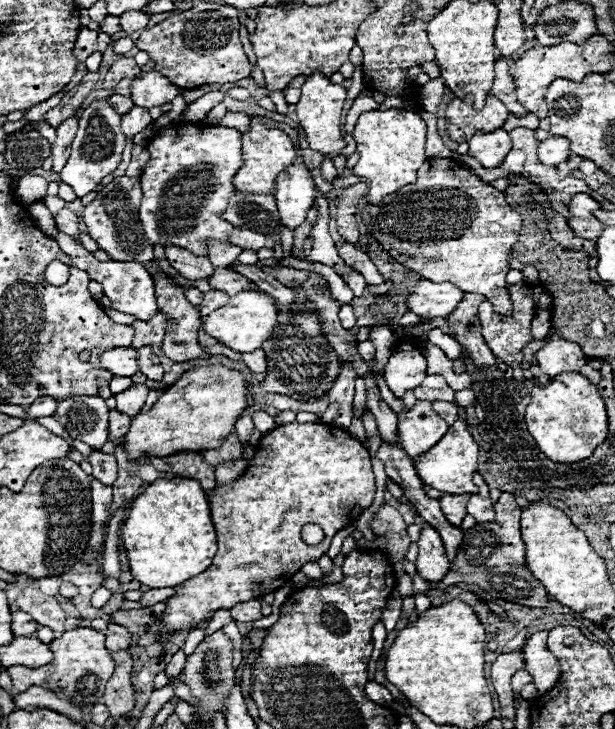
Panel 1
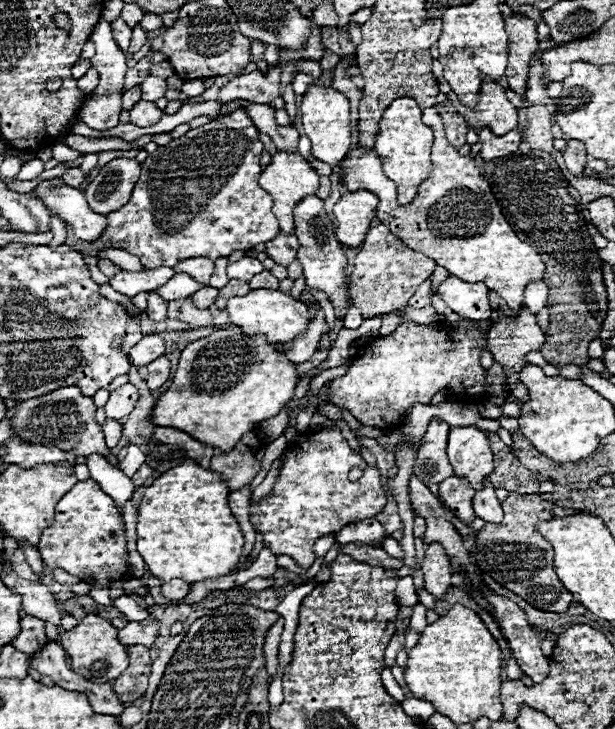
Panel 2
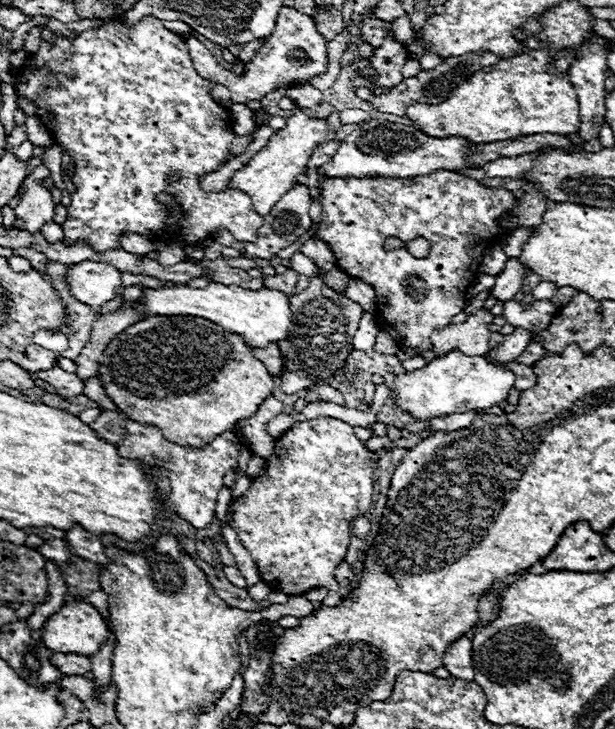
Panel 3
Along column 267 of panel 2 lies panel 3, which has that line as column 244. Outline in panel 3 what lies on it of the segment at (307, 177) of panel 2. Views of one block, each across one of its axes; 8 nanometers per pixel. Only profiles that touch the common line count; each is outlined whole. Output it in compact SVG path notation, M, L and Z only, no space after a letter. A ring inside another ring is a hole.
M296 112L294 116L288 118L286 126L282 130L278 130L268 140L268 144L242 170L238 170L232 176L228 186L250 194L254 210L260 216L266 216L272 210L272 206L290 188L294 188L294 184L298 184L298 178L306 174L308 160L310 160L312 152L316 150L316 146L320 146L324 142L330 142L330 140L338 140L338 132L330 130L328 122L324 118L310 118L304 112Z

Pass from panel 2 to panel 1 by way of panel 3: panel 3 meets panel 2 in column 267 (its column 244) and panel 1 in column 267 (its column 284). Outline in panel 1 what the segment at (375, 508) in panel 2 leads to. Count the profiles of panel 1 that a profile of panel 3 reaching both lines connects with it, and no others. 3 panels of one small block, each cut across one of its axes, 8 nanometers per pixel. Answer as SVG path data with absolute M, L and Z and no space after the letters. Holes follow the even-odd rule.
M290 422L264 434L246 472L230 484L216 484L212 494L208 492L210 516L218 534L214 564L204 574L198 574L198 578L184 582L168 598L166 610L162 612L162 634L158 634L158 638L172 638L178 630L196 630L204 620L210 620L216 610L230 610L240 602L262 598L264 594L282 588L306 562L316 562L328 552L332 536L358 520L372 504L374 492L376 484L368 450L362 442L352 440L346 430L336 428L334 432L330 424ZM304 524L318 524L326 538L316 546L306 546L300 538Z

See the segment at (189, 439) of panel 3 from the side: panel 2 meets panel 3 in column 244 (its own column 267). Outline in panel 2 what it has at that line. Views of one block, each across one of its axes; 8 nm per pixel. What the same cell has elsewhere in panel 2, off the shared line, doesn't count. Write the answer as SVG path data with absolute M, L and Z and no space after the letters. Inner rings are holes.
M236 328L216 330L214 334L200 338L184 348L172 384L158 398L150 420L154 426L178 428L208 446L232 450L246 432L252 432L256 424L276 416L280 408L292 400L298 378L300 376L294 364L286 360L284 354L278 354L274 350L274 344L266 342L264 336L242 336L242 332L238 332Z

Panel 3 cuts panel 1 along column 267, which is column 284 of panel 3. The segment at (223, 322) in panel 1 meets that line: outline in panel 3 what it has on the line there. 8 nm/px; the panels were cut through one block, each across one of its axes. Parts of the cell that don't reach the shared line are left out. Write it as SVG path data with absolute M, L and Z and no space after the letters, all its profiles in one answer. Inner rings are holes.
M212 282L206 288L144 288L146 292L146 310L150 316L200 316L228 332L242 334L250 346L266 348L268 344L276 344L278 340L288 338L290 324L292 324L292 310L288 296L280 290L244 290L240 286L226 286Z

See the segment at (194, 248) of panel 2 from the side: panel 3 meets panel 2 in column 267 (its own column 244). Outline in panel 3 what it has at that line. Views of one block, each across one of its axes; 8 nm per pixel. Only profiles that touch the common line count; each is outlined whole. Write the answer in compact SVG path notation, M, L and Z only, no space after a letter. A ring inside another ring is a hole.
M146 16L142 18L136 26L128 28L122 22L110 22L102 28L92 28L82 32L80 36L74 38L60 38L54 36L54 46L50 48L44 40L40 42L40 50L36 54L30 54L26 64L22 66L22 80L24 84L16 86L16 94L18 96L26 96L30 100L34 100L38 104L38 118L48 126L48 130L52 132L54 138L58 138L60 146L72 156L72 164L74 164L74 176L72 176L72 184L74 184L74 192L70 194L72 204L66 206L68 210L68 218L62 224L64 230L64 240L66 242L86 242L88 246L92 246L98 252L106 252L106 250L116 250L122 248L120 246L120 236L124 232L132 232L132 234L142 234L142 236L156 236L156 238L166 238L166 240L174 240L180 246L188 248L194 246L200 240L212 238L214 232L218 230L228 230L238 242L254 242L254 238L258 238L258 226L262 226L262 216L258 216L252 210L252 200L248 194L244 194L242 190L232 190L232 188L224 188L220 192L204 192L200 188L200 180L204 176L208 176L210 172L214 172L220 164L224 164L224 160L230 156L230 144L236 138L236 132L232 130L230 124L230 114L226 112L224 106L218 106L218 102L212 98L212 88L216 86L210 80L204 80L190 58L188 46L182 40L182 36L166 30L158 18L154 16ZM176 172L180 178L176 182L168 182L168 174ZM158 194L170 194L174 196L174 204L160 204L156 200Z

